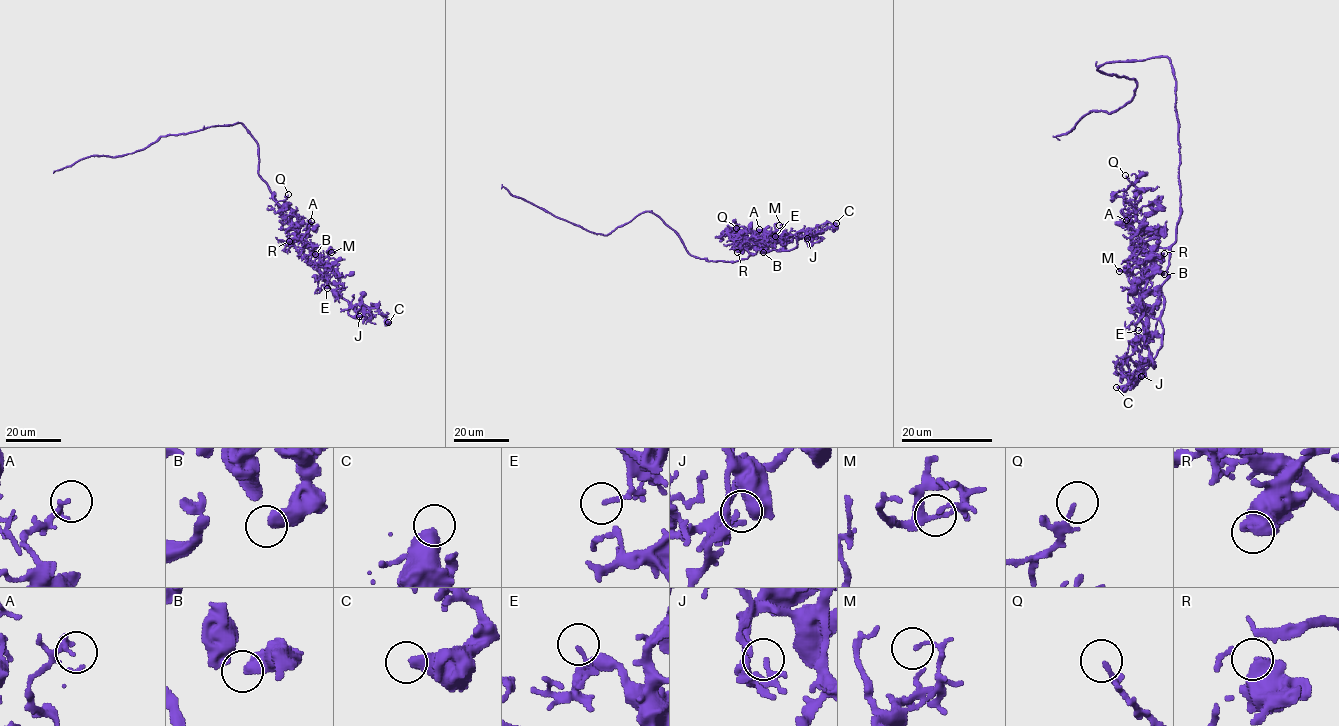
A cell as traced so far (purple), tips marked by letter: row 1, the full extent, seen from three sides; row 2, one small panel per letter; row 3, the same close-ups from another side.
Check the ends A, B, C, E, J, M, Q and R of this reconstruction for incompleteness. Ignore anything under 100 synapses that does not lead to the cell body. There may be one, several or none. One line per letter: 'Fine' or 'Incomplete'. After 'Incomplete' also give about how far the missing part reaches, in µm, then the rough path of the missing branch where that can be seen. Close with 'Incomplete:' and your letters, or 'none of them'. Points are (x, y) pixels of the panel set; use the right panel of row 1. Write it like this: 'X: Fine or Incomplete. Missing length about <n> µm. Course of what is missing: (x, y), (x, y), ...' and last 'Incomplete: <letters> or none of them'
A: Fine
B: Fine
C: Fine
E: Fine
J: Fine
M: Fine
Q: Fine
R: Fine
Incomplete: none of them

